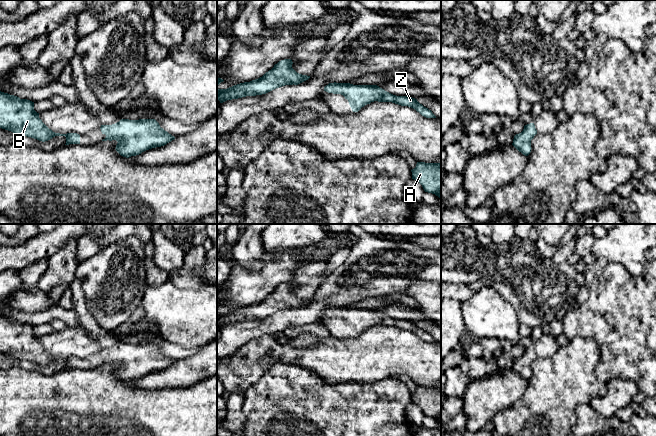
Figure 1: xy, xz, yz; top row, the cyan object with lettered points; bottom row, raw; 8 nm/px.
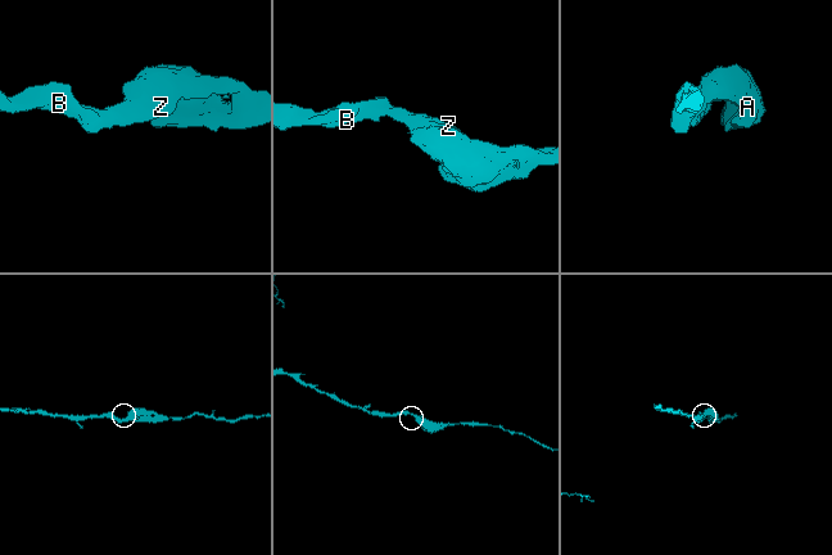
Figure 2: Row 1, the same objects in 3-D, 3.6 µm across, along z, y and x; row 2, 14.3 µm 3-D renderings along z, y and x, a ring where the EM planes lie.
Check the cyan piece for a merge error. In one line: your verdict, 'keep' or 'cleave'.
keep

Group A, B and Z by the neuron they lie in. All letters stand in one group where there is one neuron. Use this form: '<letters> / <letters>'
A B Z

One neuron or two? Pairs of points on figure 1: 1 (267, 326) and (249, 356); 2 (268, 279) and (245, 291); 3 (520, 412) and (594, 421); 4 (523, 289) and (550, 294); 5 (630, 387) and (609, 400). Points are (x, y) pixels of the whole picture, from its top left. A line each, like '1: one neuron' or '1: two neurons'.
1: two neurons
2: one neuron
3: two neurons
4: one neuron
5: one neuron

